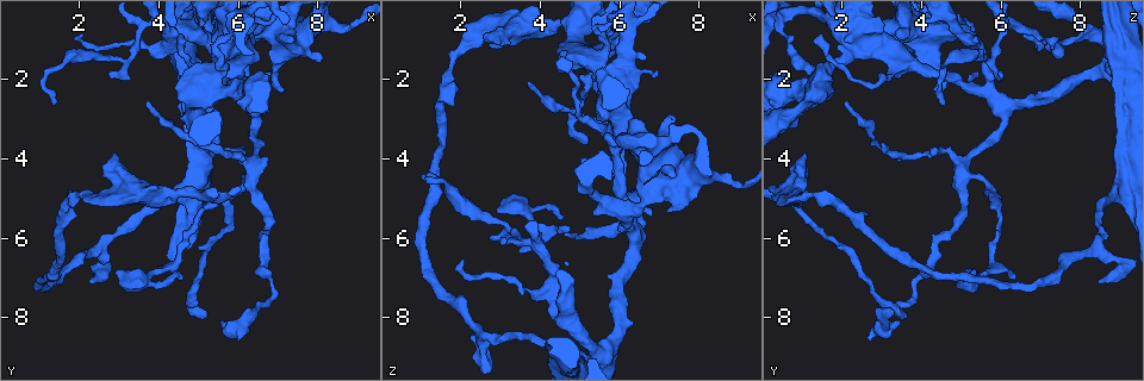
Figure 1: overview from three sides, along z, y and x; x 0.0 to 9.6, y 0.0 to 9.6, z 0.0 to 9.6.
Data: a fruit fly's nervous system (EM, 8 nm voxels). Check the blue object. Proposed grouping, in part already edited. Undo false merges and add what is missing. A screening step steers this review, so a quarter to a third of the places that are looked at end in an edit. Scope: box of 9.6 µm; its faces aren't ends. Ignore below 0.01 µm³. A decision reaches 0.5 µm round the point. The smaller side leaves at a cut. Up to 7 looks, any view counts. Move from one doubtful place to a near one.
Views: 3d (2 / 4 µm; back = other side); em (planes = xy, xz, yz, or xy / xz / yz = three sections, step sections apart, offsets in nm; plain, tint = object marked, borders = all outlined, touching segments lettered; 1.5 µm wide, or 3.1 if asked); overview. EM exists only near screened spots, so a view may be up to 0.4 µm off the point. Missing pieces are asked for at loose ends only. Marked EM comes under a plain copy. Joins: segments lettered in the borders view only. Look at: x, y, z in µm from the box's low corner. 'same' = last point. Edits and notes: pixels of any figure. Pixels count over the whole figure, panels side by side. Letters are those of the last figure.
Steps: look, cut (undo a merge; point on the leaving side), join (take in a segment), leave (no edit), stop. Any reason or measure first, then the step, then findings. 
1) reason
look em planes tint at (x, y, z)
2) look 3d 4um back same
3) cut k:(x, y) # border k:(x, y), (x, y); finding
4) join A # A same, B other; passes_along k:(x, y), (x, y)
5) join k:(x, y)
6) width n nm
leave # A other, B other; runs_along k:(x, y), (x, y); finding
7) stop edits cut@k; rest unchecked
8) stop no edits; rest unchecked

touches itself
look em yz step 8 borders at (5.55, 1.00, 0.60)

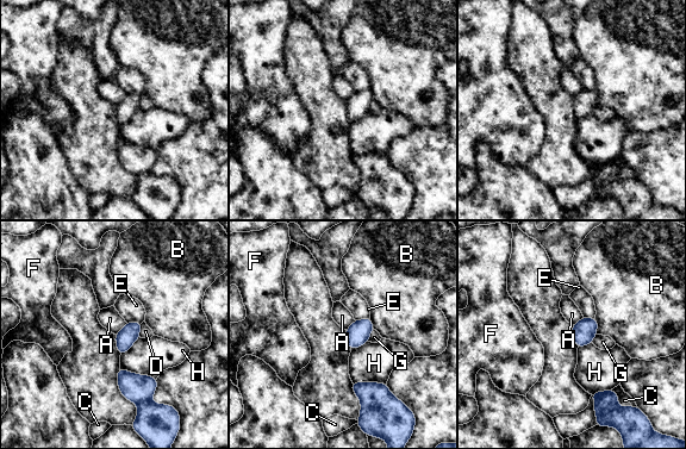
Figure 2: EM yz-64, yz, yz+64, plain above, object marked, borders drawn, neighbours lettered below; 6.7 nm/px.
leave # A other, B other, C other, D other, E other, F other, G other, H other; border 2:(126, 323), (114, 334); continuous, no second neuron

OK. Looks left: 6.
an open end
look em planes borders at (7.10, 2.30, 4.25)

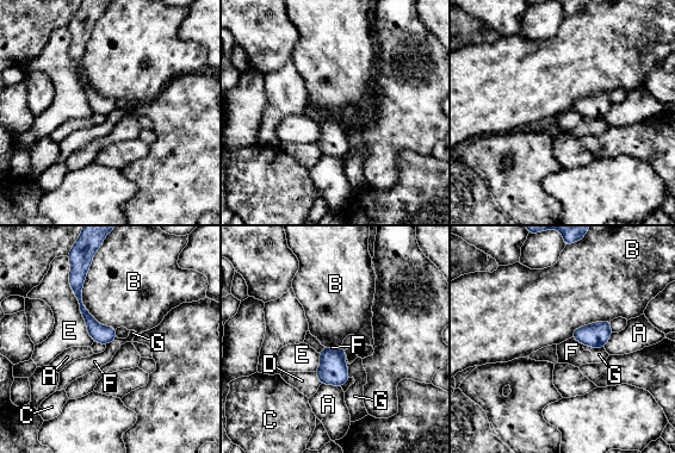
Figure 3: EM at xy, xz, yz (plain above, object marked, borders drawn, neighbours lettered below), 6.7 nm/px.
width 120 nm
leave # A other, B other, C other, D other, E other, F other, G other; runs_along 3:(82, 275), (79, 301), (105, 341); none of them fits

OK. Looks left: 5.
look em planes borders at (2.40, 7.10, 8.45)

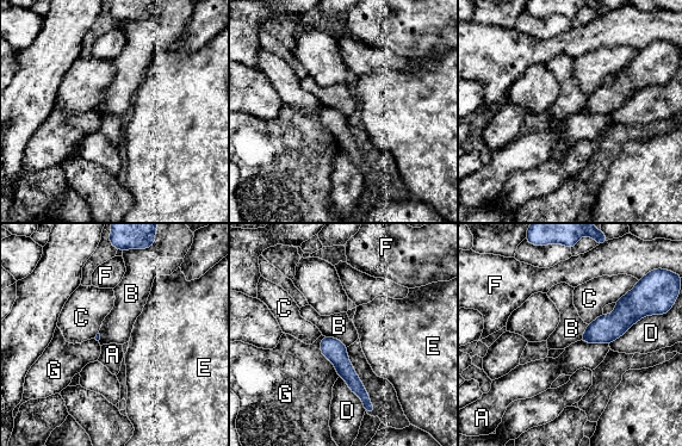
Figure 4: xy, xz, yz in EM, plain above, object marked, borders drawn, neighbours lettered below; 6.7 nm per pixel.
leave # A other, B other, C other, D other, E other, F other, G other; no lettered segment goes on from it

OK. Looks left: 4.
stop no edits; rest unchecked

